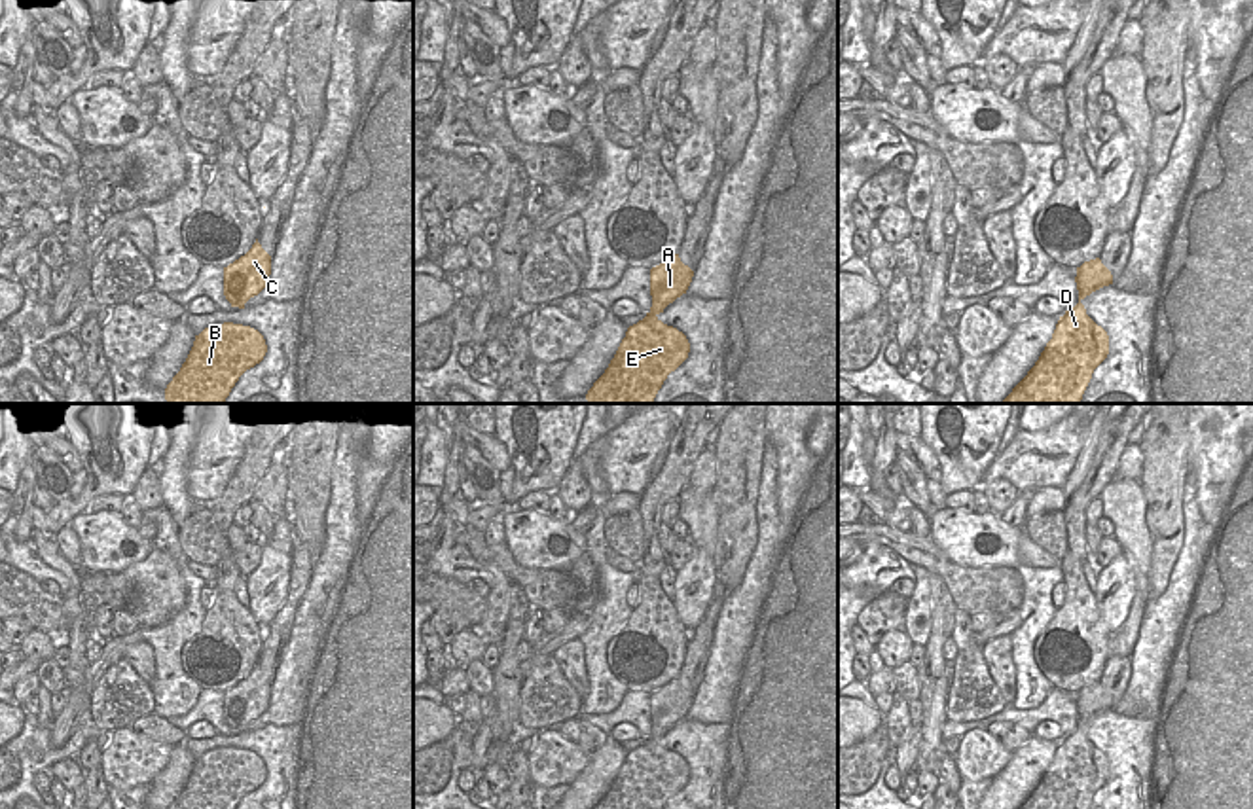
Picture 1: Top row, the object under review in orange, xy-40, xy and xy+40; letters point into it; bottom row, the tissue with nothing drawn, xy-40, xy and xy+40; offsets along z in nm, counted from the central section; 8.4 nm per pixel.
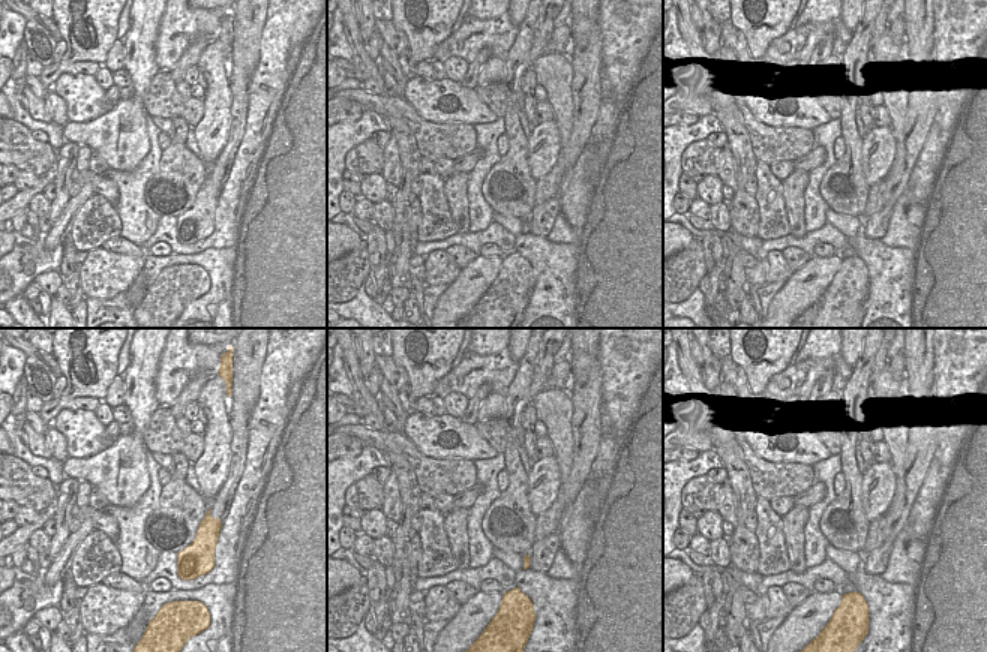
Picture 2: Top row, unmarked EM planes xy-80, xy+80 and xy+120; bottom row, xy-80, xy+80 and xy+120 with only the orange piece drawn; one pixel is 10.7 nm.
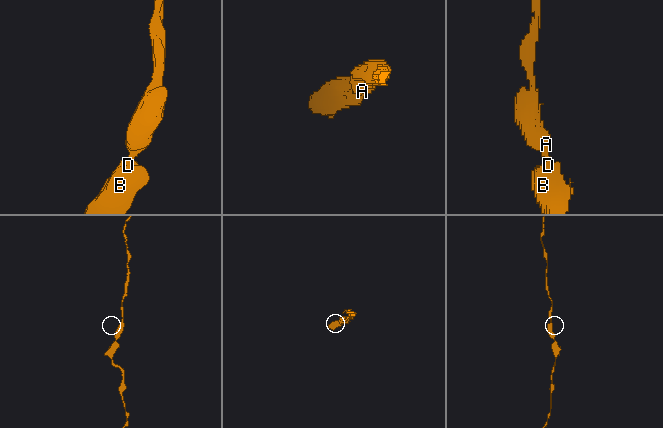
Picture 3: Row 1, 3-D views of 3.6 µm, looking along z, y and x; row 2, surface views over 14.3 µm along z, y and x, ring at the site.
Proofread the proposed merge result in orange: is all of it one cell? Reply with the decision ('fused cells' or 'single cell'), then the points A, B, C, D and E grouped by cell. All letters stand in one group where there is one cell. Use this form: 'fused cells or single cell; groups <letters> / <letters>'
single cell; groups A B C D E

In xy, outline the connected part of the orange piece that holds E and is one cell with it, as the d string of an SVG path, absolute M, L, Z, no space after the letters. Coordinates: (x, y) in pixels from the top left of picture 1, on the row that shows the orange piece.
M679 254L650 269L652 307L629 326L605 373L588 390L588 404L652 404L671 371L690 352L682 332L663 324L658 315L686 294L694 271Z

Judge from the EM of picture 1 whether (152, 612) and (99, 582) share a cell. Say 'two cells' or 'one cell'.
one cell

